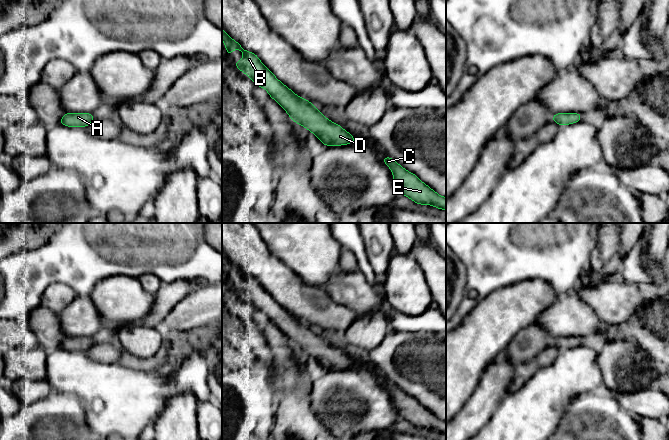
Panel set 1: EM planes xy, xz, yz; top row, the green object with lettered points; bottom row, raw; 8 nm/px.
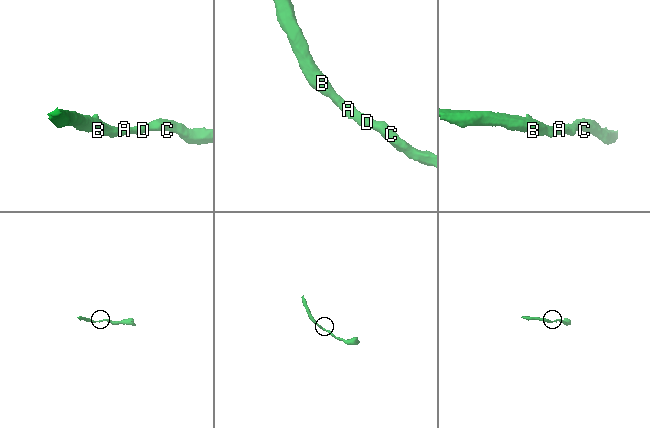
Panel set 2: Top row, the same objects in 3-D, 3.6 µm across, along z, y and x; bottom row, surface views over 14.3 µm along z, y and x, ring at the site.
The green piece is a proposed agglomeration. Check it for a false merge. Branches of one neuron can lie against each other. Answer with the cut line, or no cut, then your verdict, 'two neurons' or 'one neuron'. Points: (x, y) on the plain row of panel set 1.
no cut; one neuron

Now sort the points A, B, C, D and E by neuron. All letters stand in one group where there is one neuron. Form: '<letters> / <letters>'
A B C D E

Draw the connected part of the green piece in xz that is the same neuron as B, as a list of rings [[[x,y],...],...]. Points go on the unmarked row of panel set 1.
[[[223,253],[222,264],[226,271],[227,278],[231,279],[235,273],[238,273],[243,277],[243,283],[241,285],[234,285],[236,291],[251,302],[257,310],[263,311],[269,317],[269,320],[288,337],[290,343],[297,348],[302,349],[304,352],[307,352],[311,357],[316,359],[325,370],[340,370],[355,366],[355,362],[349,356],[344,354],[340,349],[327,343],[308,324],[297,320],[275,301],[275,299],[259,284],[256,278],[244,274],[242,270],[233,264]]]

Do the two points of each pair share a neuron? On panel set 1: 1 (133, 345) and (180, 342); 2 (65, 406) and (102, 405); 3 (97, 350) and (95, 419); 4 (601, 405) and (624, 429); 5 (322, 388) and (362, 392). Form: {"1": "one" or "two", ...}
{"1": "two", "2": "two", "3": "two", "4": "one", "5": "one"}

